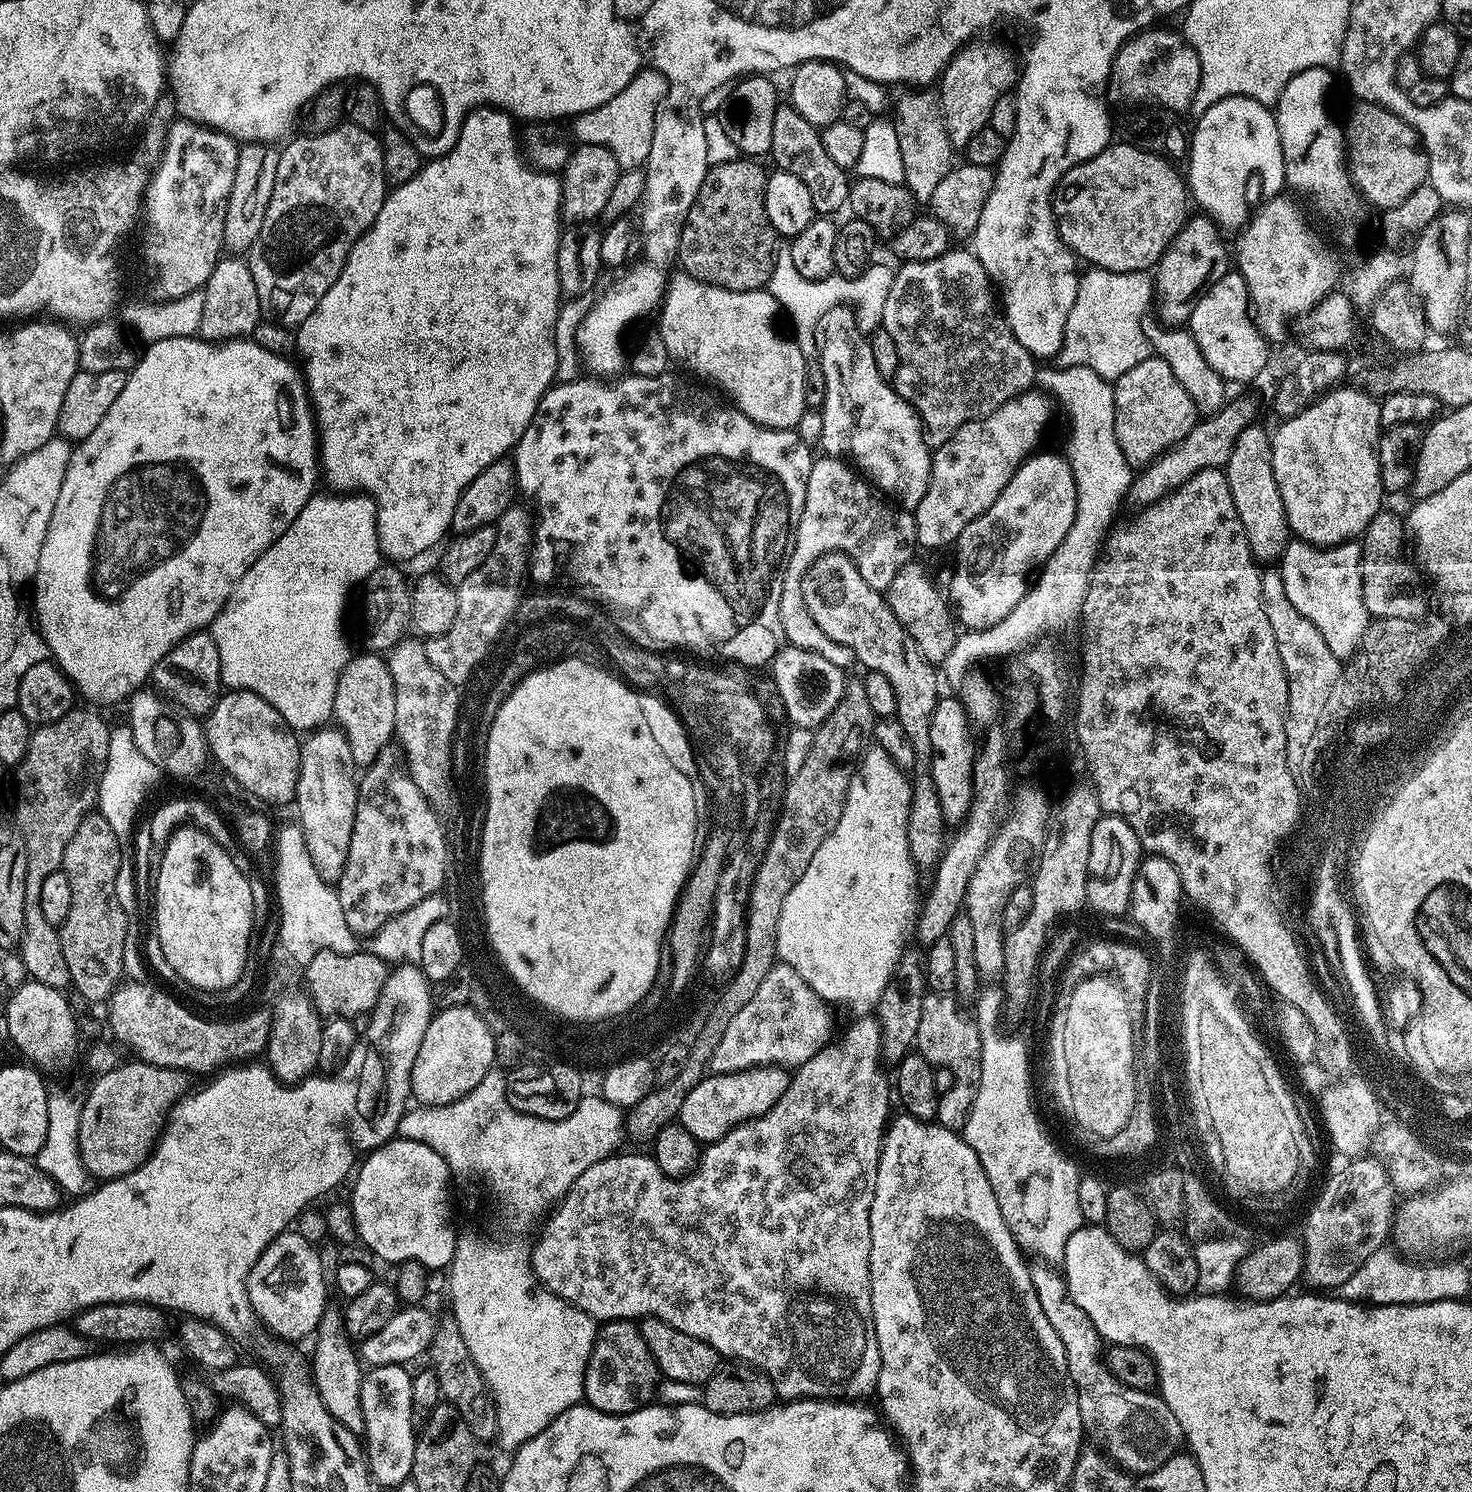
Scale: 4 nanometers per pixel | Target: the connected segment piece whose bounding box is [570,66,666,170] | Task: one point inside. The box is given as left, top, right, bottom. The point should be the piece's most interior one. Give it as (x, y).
(625, 125)

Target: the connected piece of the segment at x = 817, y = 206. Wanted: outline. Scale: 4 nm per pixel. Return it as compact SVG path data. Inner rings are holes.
M790 106L777 107L774 114L774 138L770 160L776 163L775 167L782 172L794 174L794 178L802 178L806 182L806 190L810 190L810 198L814 202L814 210L818 214L836 214L844 203L850 200L849 173L830 154L826 154L824 137L821 129L814 127L798 110Z

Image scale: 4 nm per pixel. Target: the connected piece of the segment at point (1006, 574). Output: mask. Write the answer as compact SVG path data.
M1043 452L1029 456L1021 464L1014 478L1006 482L1006 490L998 494L994 506L974 518L974 522L970 522L970 526L966 526L956 540L956 569L952 572L952 581L946 587L946 596L954 609L955 619L965 629L989 628L1002 622L1002 618L1006 618L1027 594L1030 577L1048 561L1054 550L1058 550L1062 538L1066 538L1066 530L1070 530L1070 522L1074 522L1076 487L1072 466L1063 455Z

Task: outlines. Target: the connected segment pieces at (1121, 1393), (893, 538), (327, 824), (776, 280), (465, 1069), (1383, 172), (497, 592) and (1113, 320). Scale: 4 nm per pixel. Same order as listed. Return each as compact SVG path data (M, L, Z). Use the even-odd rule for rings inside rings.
M1052 1266L1036 1267L1040 1268L1033 1267L1031 1269L1034 1290L1038 1294L1038 1302L1042 1302L1042 1310L1045 1312L1046 1318L1050 1318L1050 1326L1054 1326L1058 1338L1062 1338L1070 1378L1074 1382L1078 1394L1078 1410L1082 1414L1085 1433L1089 1437L1097 1436L1101 1444L1099 1444L1099 1447L1104 1455L1113 1464L1117 1464L1124 1469L1125 1472L1143 1474L1158 1470L1170 1457L1177 1455L1185 1443L1184 1431L1178 1422L1178 1418L1174 1418L1174 1410L1170 1410L1170 1406L1164 1401L1163 1396L1155 1391L1134 1390L1130 1386L1118 1382L1118 1378L1114 1378L1114 1374L1109 1370L1105 1357L1102 1355L1102 1348L1100 1352L1102 1338L1098 1334L1094 1322L1090 1322L1086 1310L1082 1310L1082 1306L1078 1306L1078 1302L1069 1298L1068 1283L1065 1282L1063 1275Z
M824 454L821 457L821 460L820 457L813 459L810 478L806 480L806 502L802 506L802 518L798 518L796 538L792 542L792 551L784 570L780 621L784 631L784 640L791 647L822 654L822 658L834 662L834 666L848 670L851 669L851 664L857 663L856 656L849 648L842 646L842 642L834 642L834 638L822 632L818 622L812 620L810 610L804 601L804 582L808 569L823 556L831 552L841 552L843 556L850 557L856 563L857 570L862 574L862 578L866 578L866 582L870 582L870 586L886 590L894 582L898 572L907 564L913 563L912 548L917 547L916 518L909 509L897 506L885 499L883 495L878 494L877 489L851 463L831 454Z
M332 726L313 731L303 741L300 750L300 773L294 808L300 811L298 826L304 832L310 862L314 862L318 878L331 886L339 885L342 870L346 870L350 834L354 834L357 787L358 766L350 754L350 744L346 742L344 733Z
M787 246L781 247L776 254L776 265L772 271L772 277L768 283L767 291L772 293L777 305L788 311L792 324L796 327L794 339L796 345L802 350L806 358L817 355L816 327L818 318L826 314L826 310L834 310L834 306L847 304L851 306L860 325L860 331L871 334L884 323L884 311L886 310L886 294L890 294L890 286L894 275L893 269L888 269L884 264L869 263L864 273L860 276L841 276L833 274L824 280L807 280L794 270L794 262L790 258L790 250Z
M471 1006L437 1011L426 1026L418 1058L412 1067L412 1096L420 1106L446 1106L474 1090L496 1064L494 1038L479 1012Z
M1365 100L1353 103L1348 124L1343 125L1348 170L1357 193L1376 210L1398 206L1418 186L1429 183L1428 156L1420 136L1402 118Z
M519 506L507 508L495 523L494 550L486 554L486 562L463 580L456 588L458 598L457 618L454 624L441 636L429 636L424 640L426 658L450 683L464 686L471 681L481 660L497 643L500 631L508 619L517 615L517 608L525 595L524 579L530 576L530 557L534 543L534 520Z
M1089 267L1088 273L1080 276L1078 294L1072 298L1070 314L1064 320L1064 337L1062 346L1054 357L1057 368L1070 366L1086 366L1094 370L1102 379L1114 382L1126 374L1126 370L1134 370L1138 362L1149 359L1153 355L1150 342L1142 330L1142 322L1147 310L1154 300L1154 280L1148 272L1111 272L1105 268Z

